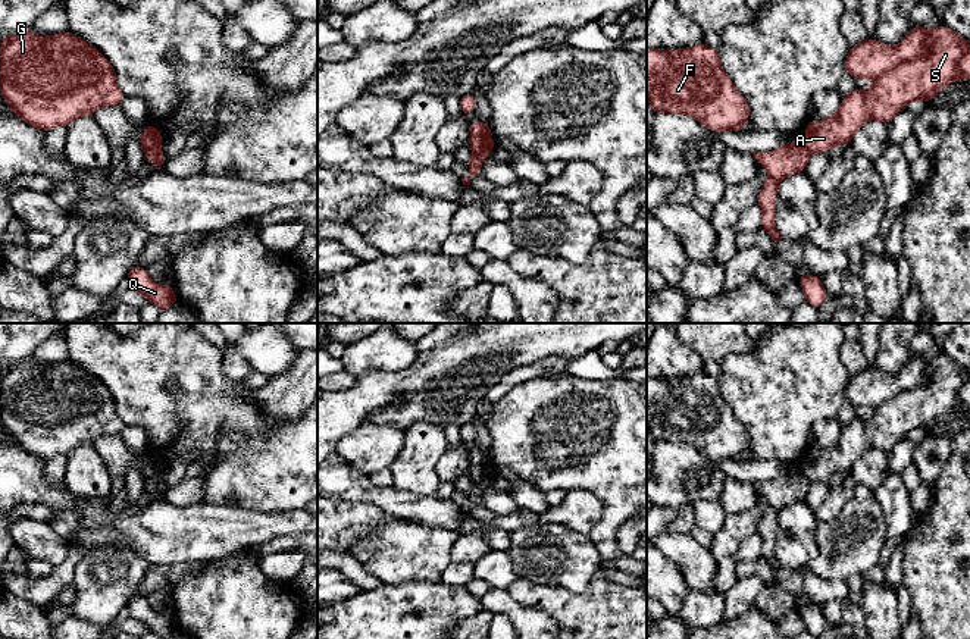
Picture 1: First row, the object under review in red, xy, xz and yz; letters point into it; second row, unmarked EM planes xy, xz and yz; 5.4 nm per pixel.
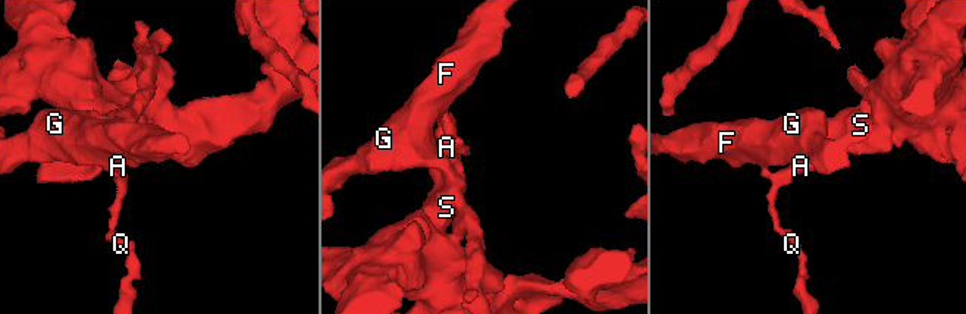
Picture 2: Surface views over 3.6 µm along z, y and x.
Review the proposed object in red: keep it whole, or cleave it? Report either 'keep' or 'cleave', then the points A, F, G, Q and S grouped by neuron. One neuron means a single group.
cleave; A S / F G Q

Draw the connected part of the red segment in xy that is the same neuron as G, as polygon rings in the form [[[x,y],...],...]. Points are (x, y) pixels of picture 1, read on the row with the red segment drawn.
[[[31,29],[6,35],[0,44],[0,93],[15,116],[44,132],[57,125],[68,128],[79,116],[93,116],[97,109],[119,106],[125,98],[116,84],[116,72],[110,62],[96,47],[71,31],[50,37],[37,37]]]

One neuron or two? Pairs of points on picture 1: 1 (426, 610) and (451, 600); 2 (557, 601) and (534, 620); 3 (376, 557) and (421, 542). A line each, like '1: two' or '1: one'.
1: one
2: two
3: one

